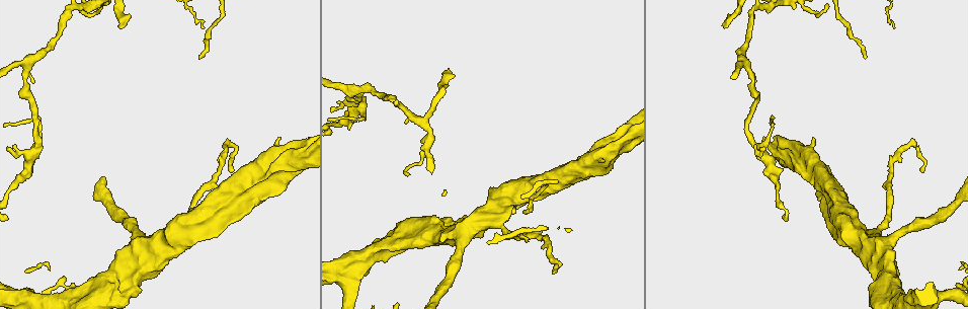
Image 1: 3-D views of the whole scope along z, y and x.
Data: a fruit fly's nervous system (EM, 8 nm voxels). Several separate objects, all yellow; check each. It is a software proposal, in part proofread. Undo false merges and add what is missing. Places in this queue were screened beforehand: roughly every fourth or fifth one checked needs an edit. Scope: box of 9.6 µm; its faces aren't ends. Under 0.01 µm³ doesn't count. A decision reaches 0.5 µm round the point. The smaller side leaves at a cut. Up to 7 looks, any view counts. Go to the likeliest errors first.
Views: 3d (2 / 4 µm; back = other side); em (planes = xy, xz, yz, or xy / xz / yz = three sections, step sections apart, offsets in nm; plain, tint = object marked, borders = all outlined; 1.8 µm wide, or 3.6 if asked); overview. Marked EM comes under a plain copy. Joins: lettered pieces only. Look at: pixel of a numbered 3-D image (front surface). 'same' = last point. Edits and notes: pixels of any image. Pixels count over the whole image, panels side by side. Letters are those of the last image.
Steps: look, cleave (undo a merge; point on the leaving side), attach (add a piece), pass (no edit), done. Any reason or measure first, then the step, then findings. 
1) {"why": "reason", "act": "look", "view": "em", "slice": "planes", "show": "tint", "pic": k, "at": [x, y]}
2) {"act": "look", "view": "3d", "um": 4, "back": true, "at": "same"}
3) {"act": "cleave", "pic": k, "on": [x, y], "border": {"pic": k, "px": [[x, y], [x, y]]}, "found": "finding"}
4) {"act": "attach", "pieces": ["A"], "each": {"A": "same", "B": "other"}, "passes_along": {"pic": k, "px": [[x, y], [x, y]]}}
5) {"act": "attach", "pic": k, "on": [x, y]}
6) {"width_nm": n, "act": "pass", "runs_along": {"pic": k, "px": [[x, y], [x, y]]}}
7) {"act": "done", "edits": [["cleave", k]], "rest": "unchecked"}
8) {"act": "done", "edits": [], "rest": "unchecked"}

{"why": "thin end", "act": "look", "view": "3d", "um": 2, "pic": 1, "at": [450, 72]}

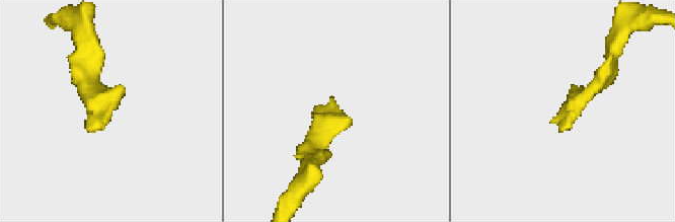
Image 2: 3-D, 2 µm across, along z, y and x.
{"act": "look", "view": "em", "slice": "xy", "step": 16, "show": "borders", "pic": 2, "at": [558, 121]}

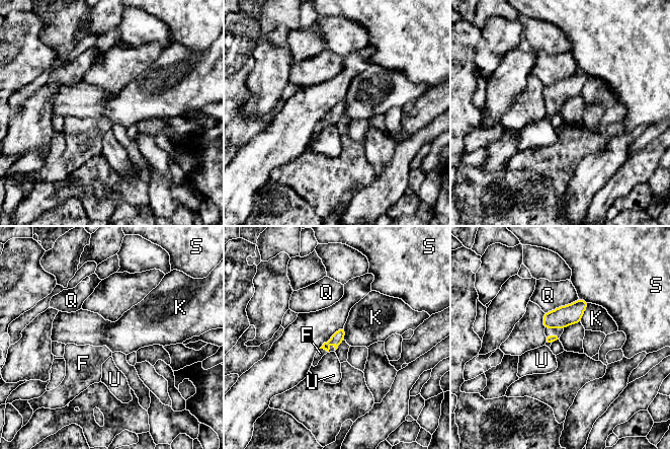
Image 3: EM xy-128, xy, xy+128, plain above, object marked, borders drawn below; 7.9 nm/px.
{"act": "look", "view": "em", "slice": "planes", "show": "borders", "at": "same"}

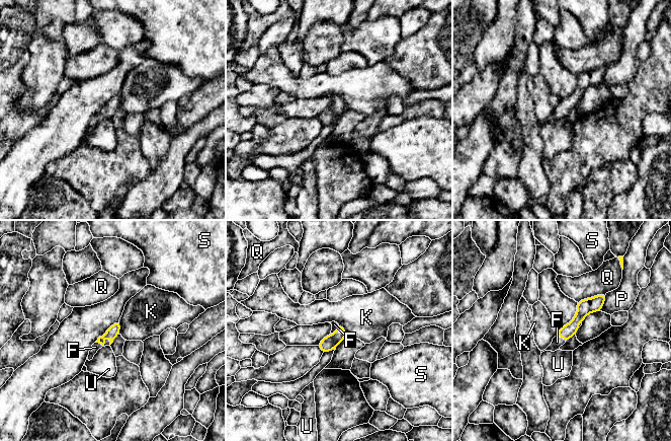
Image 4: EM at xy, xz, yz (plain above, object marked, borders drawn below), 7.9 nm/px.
{"width_nm": 100, "longest_contact_nm": ["Q", 240], "act": "attach", "pieces": ["F"], "each": {"F": "same", "K": "other", "P": "other", "Q": "other", "S": "other", "U": "other"}, "found": "the neuron continues"}

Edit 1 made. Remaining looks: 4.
{"why": "small branch off a trunk", "act": "look", "view": "3d", "um": 4, "pic": 1, "at": [500, 218]}

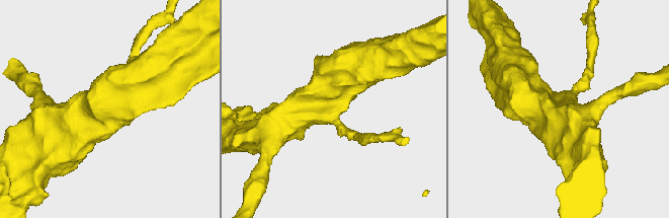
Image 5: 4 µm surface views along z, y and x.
{"arms": 4, "why": "need the tissue", "act": "look", "view": "em", "slice": "planes", "show": "tint", "pic": 5, "at": [332, 105]}

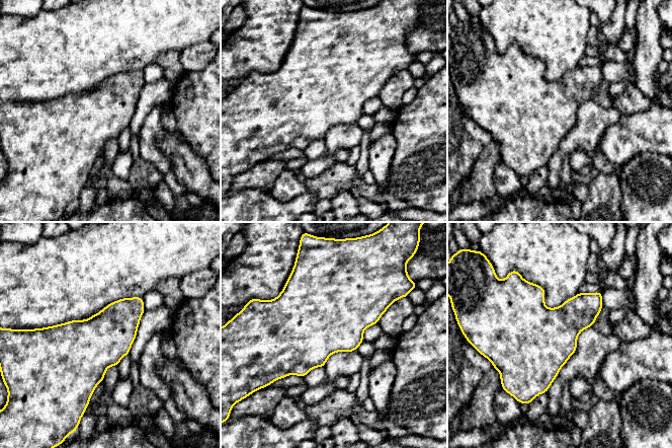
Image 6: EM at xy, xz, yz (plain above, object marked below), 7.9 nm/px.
{"act": "look", "view": "em", "slice": "planes", "show": "borders", "at": "same"}

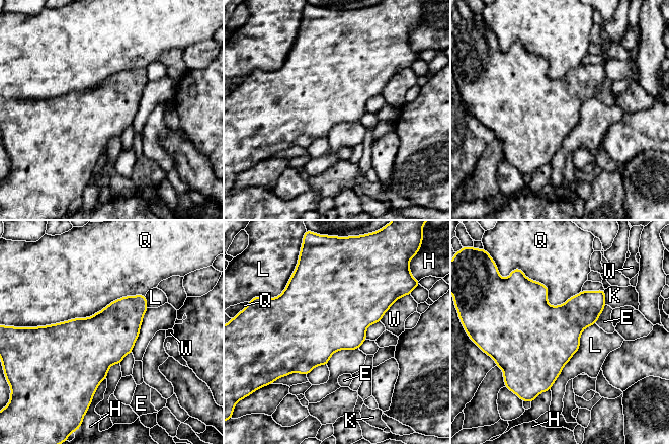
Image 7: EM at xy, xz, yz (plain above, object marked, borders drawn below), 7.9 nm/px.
{"act": "pass", "each": {"E": "other", "H": "other", "K": "other", "L": "other", "Q": "other", "W": "other"}, "border": {"pic": 7, "px": [[595, 323], [550, 389]]}, "found": "all the same neuron"}

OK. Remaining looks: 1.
{"why": "arms part here", "act": "look", "view": "em", "slice": "xz", "step": 8, "show": "borders", "pic": 1, "at": [354, 110]}

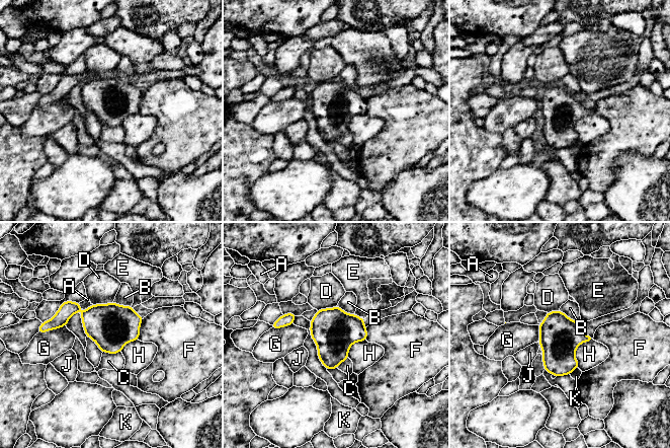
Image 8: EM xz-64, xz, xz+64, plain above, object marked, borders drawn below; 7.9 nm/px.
{"act": "pass", "each": {"A": "other", "B": "other", "C": "other", "D": "other", "E": "other", "F": "other", "G": "other", "H": "other", "J": "other", "K": "other"}, "border": {"pic": 8, "px": [[120, 351], [116, 353], [102, 353]]}, "found": "one neuron here"}

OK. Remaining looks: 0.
{"act": "done", "edits": [["attach", 4]], "rest": "unchecked"}

